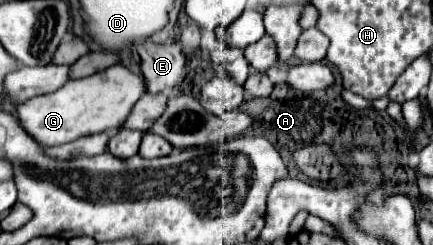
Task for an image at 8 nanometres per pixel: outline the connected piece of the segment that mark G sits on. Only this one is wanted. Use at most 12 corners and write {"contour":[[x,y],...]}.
{"contour":[[116,64],[16,106],[40,146],[118,130],[144,78]]}

